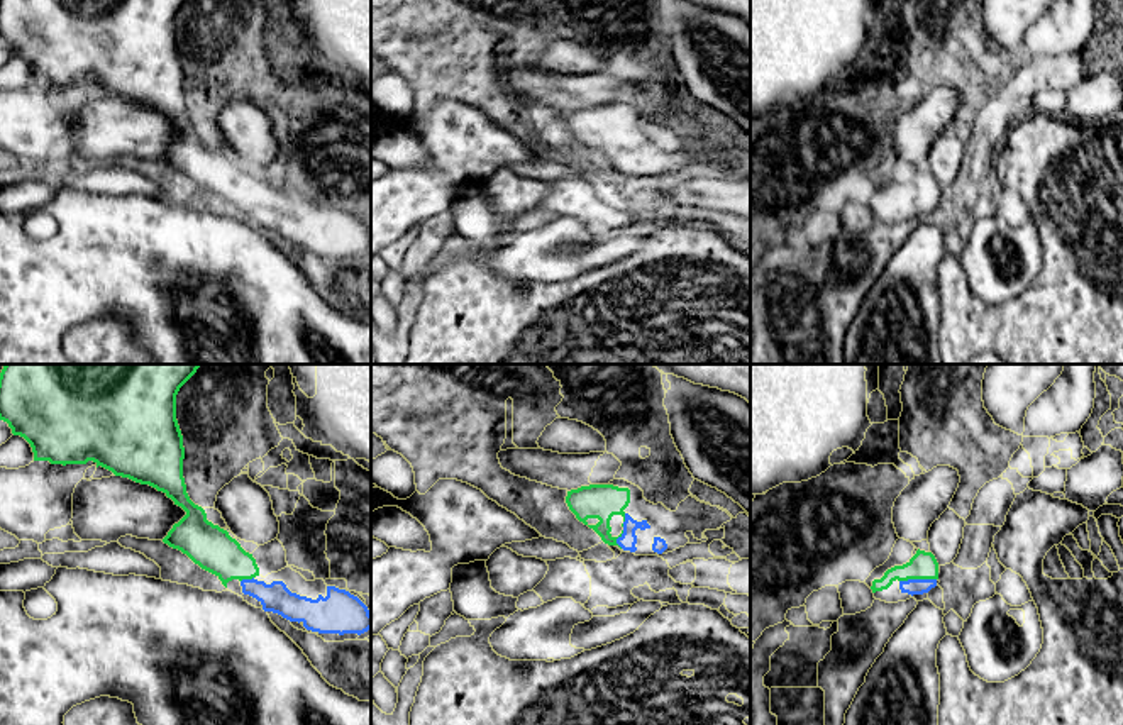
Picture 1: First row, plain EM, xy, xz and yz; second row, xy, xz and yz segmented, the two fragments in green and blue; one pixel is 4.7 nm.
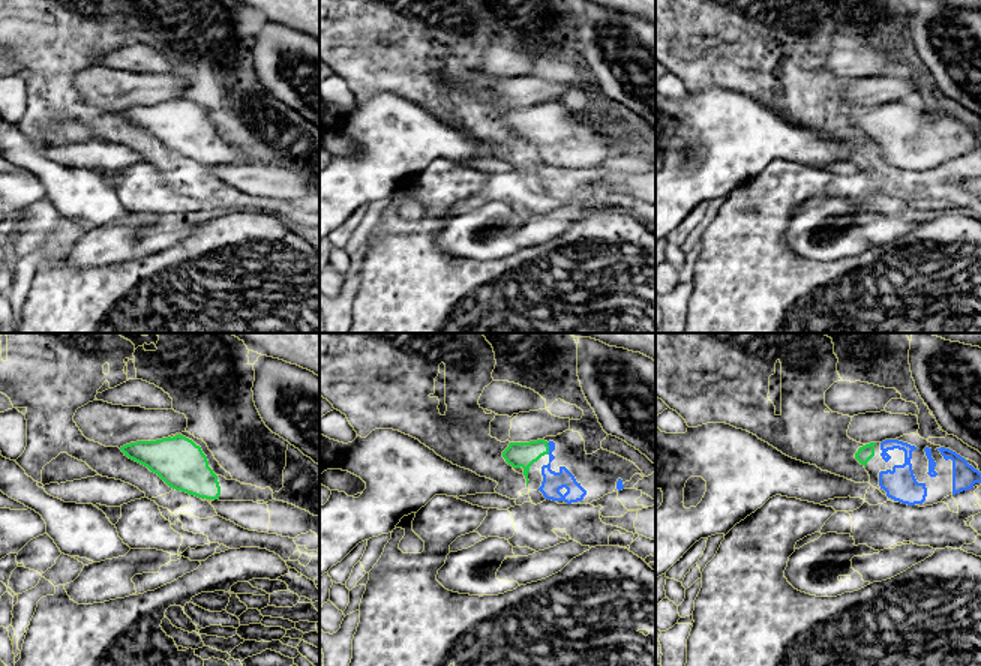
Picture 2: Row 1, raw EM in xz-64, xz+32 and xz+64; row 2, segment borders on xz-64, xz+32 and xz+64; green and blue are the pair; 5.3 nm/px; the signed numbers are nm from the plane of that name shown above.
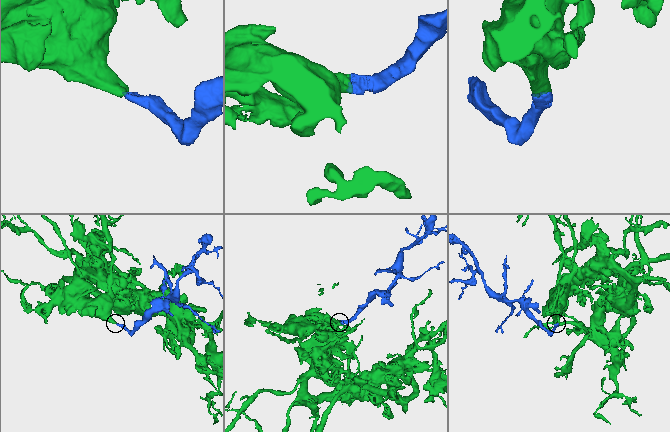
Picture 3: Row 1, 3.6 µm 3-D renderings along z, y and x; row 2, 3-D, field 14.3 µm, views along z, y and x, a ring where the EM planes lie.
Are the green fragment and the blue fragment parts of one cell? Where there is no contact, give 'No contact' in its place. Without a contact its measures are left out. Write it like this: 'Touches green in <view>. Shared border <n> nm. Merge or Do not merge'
Touches green in yz. Shared border 180 nm. Merge

